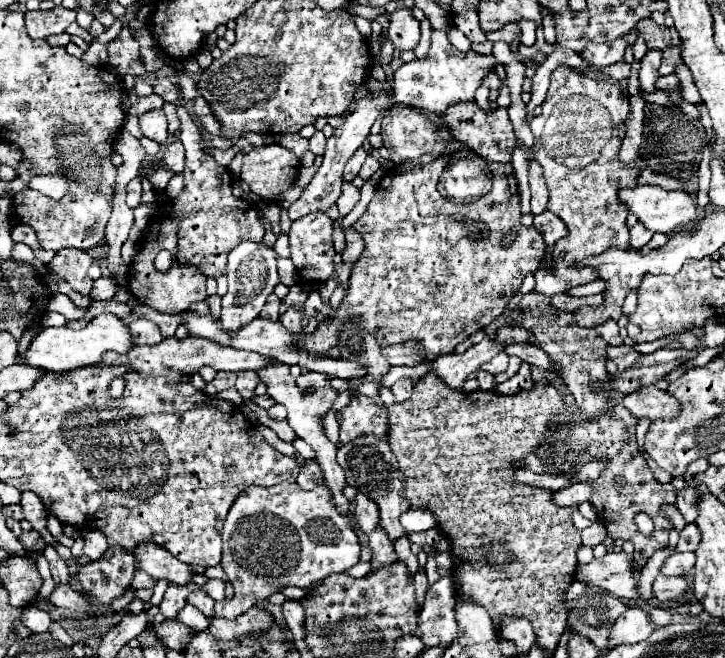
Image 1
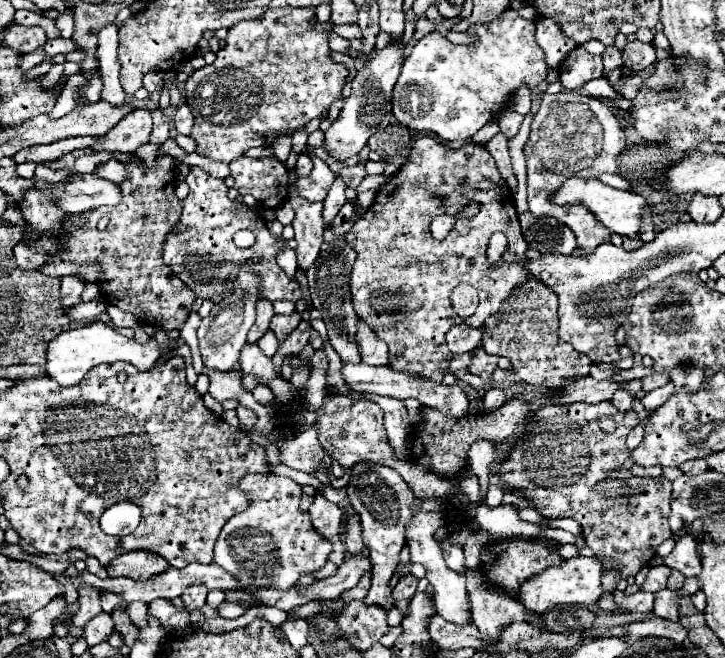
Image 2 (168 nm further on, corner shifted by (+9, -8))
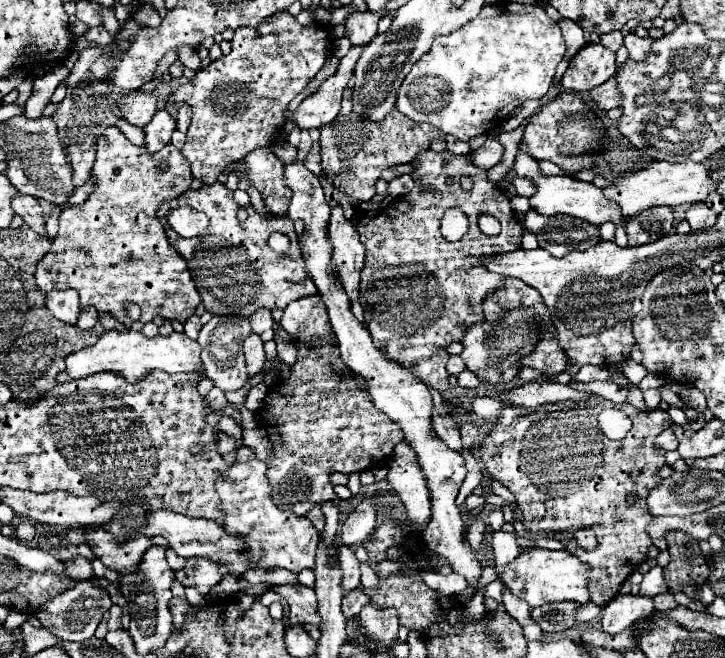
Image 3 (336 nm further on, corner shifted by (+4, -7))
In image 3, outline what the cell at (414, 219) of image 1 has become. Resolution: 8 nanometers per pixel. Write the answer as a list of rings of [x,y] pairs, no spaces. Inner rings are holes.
[[[425,149],[421,155],[417,155],[413,161],[413,181],[415,189],[409,191],[407,195],[395,197],[389,205],[385,205],[379,215],[371,217],[367,225],[359,225],[357,233],[361,237],[361,243],[365,245],[365,265],[361,269],[361,287],[359,287],[359,301],[365,309],[365,323],[367,329],[373,337],[373,343],[377,349],[381,349],[391,361],[397,361],[399,365],[407,367],[419,381],[425,385],[435,387],[437,391],[449,389],[449,373],[445,369],[449,353],[447,345],[453,341],[459,341],[461,335],[473,325],[483,319],[483,301],[489,293],[499,287],[505,277],[491,273],[487,267],[483,267],[483,259],[489,255],[497,253],[509,253],[521,247],[521,237],[523,237],[523,225],[517,221],[509,197],[503,193],[503,189],[487,179],[487,169],[477,167],[469,155],[453,155],[451,151],[433,151]],[[471,175],[473,177],[473,189],[463,191],[459,187],[459,177]],[[423,187],[433,187],[435,193],[427,193]],[[459,207],[467,217],[469,217],[469,231],[461,241],[449,243],[441,235],[441,219],[447,209]],[[479,215],[493,215],[501,223],[501,233],[497,237],[483,235],[477,219]],[[475,251],[483,251],[475,255]]]

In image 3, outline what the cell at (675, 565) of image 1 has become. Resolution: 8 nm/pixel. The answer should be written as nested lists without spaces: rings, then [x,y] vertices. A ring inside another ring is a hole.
[[[657,565],[657,567],[653,567],[653,569],[643,577],[639,595],[655,597],[655,595],[665,593],[665,591],[669,591],[669,587],[667,587],[667,583],[665,583],[665,579],[663,579],[663,569]]]

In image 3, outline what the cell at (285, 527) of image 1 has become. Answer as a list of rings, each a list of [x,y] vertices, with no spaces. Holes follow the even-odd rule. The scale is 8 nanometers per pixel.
[[[253,459],[247,463],[237,463],[225,471],[221,481],[217,481],[217,493],[221,497],[221,507],[225,509],[225,529],[231,535],[241,535],[245,539],[245,557],[251,567],[289,569],[301,573],[315,565],[315,549],[319,541],[319,531],[307,517],[299,517],[293,511],[283,511],[273,503],[271,485],[265,475],[267,463]]]

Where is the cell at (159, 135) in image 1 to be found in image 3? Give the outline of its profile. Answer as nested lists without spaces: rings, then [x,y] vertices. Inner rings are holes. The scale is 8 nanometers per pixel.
[[[133,93],[129,97],[121,97],[117,99],[117,107],[121,109],[123,117],[135,125],[135,127],[147,127],[151,117],[155,115],[157,111],[157,99],[153,93]]]

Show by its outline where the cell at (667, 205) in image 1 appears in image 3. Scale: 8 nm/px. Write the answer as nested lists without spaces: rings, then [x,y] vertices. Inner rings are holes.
[[[517,149],[515,155],[515,165],[512,171],[506,175],[507,181],[512,181],[515,177],[529,177],[535,187],[537,193],[533,197],[529,197],[529,203],[535,211],[543,213],[543,215],[571,215],[571,217],[579,217],[583,221],[589,221],[593,225],[603,225],[603,223],[613,223],[615,227],[625,227],[629,223],[629,219],[623,219],[621,209],[617,207],[617,203],[613,203],[611,199],[605,199],[603,189],[599,189],[597,185],[589,183],[589,181],[579,181],[575,177],[569,175],[559,175],[559,177],[545,177],[539,173],[539,163],[527,155],[523,149]]]

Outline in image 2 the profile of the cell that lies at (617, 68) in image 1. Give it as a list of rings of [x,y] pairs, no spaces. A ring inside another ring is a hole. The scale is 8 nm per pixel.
[[[614,44],[606,46],[606,50],[604,50],[604,72],[610,72],[610,70],[620,68],[620,66],[622,66],[622,52]]]

